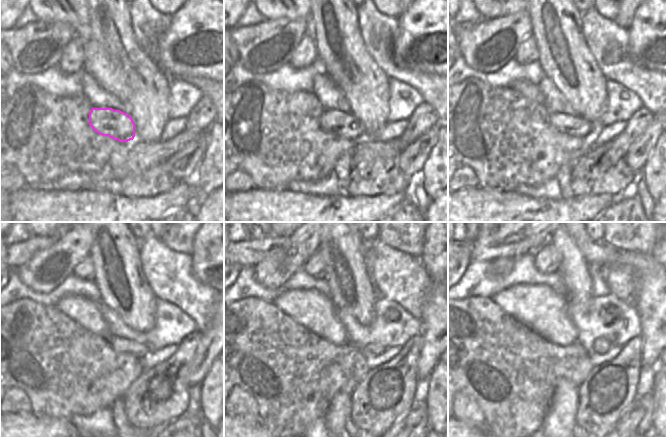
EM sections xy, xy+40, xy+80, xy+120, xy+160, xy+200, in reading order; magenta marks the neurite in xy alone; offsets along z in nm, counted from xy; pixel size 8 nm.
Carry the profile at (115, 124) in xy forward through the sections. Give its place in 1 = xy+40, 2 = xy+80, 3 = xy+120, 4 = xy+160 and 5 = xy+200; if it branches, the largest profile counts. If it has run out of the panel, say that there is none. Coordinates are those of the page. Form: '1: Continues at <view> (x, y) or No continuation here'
1: Continues at xy+40 (339, 123)
2: Continues at xy+80 (570, 125)
3: Continues at xy+120 (118, 344)
4: Continues at xy+160 (374, 348)
5: Continues at xy+200 (601, 346)

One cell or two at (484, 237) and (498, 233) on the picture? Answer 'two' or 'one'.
one

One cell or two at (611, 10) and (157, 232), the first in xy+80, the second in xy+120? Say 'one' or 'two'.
one

